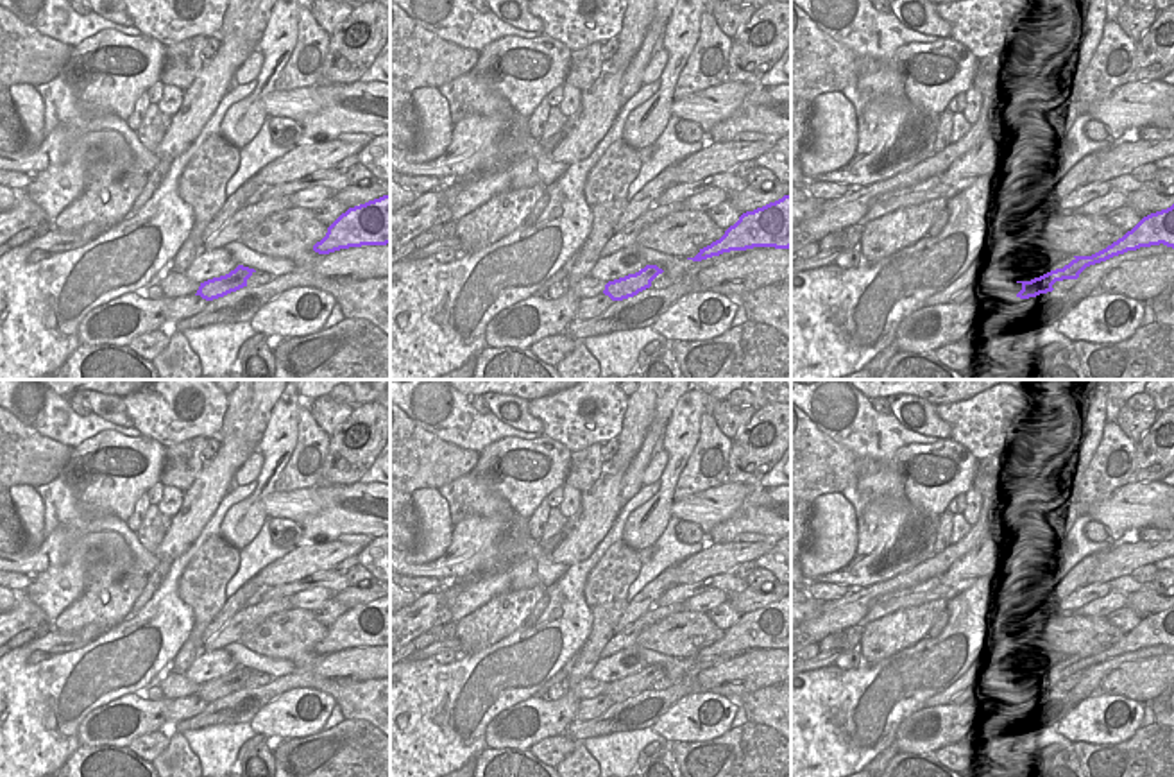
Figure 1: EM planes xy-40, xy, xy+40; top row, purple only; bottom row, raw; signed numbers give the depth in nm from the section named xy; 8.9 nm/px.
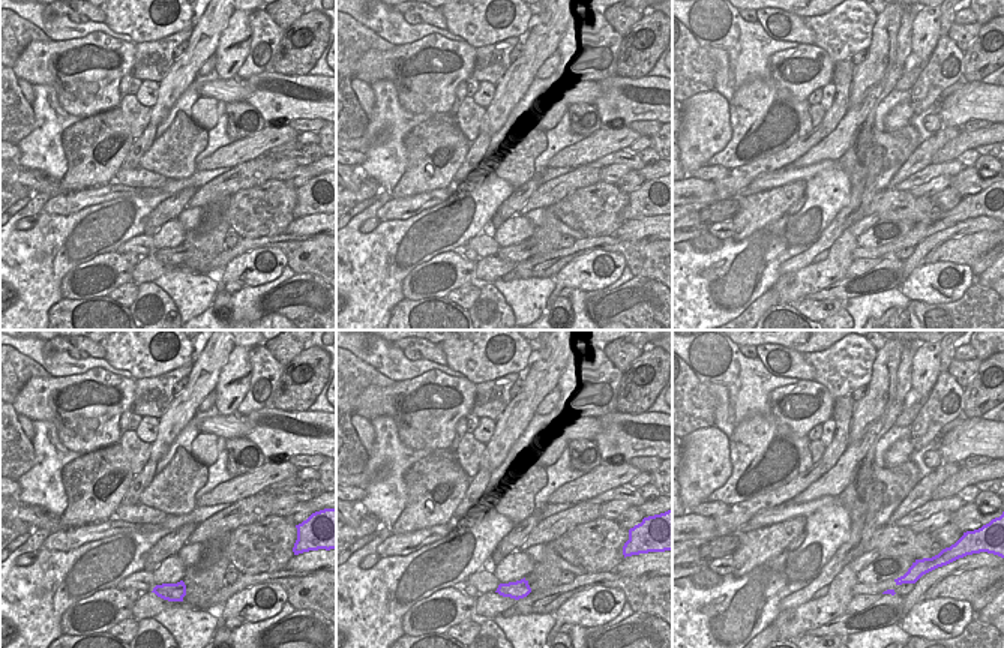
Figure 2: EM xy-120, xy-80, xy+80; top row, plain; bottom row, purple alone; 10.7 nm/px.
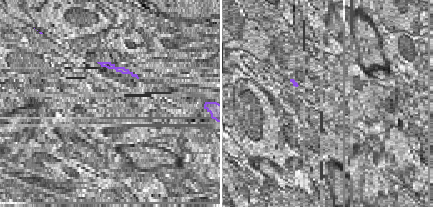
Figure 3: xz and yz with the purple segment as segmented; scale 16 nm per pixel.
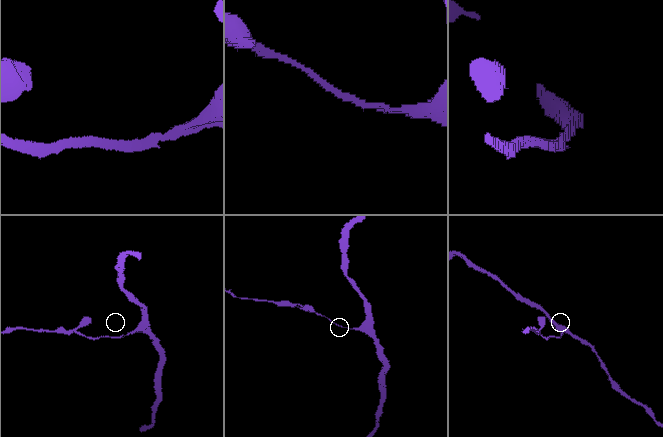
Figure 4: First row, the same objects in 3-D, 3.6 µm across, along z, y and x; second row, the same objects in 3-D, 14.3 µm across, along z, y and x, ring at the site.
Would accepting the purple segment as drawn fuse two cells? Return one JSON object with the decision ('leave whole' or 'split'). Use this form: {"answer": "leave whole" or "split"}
{"answer": "leave whole"}

